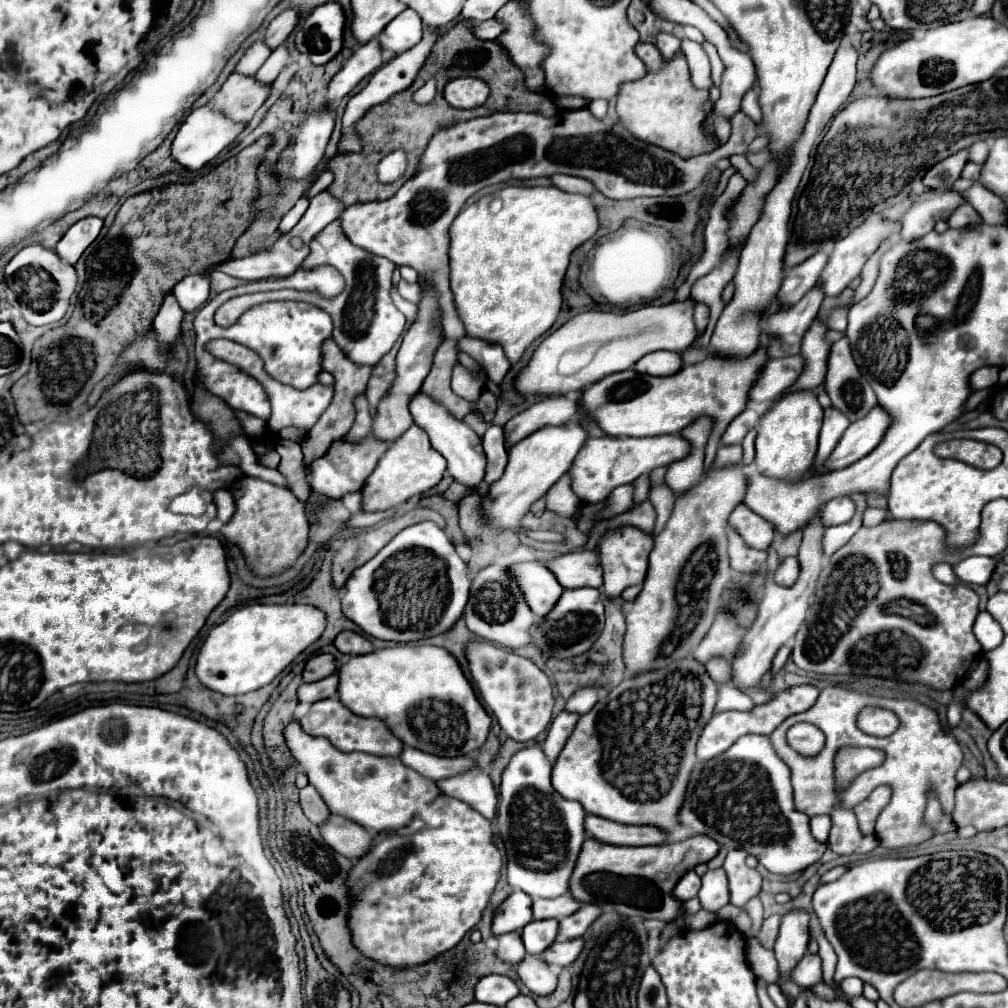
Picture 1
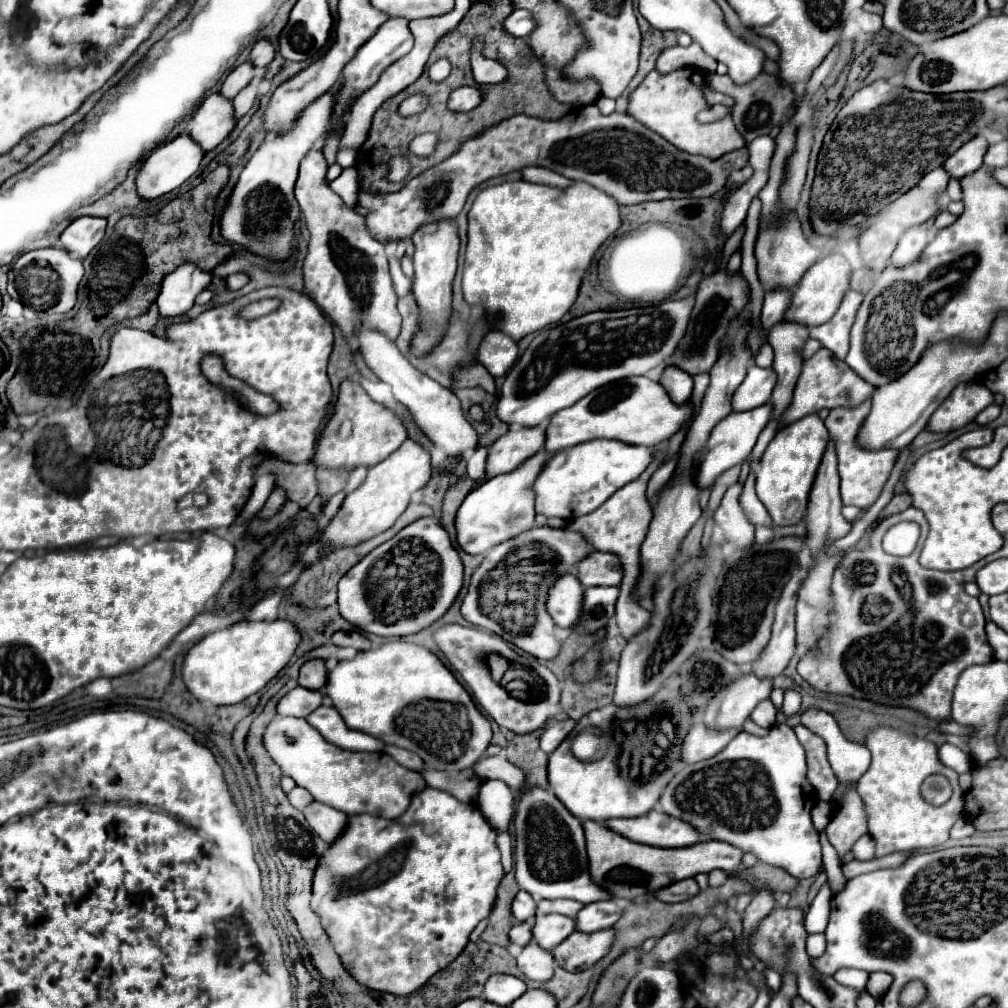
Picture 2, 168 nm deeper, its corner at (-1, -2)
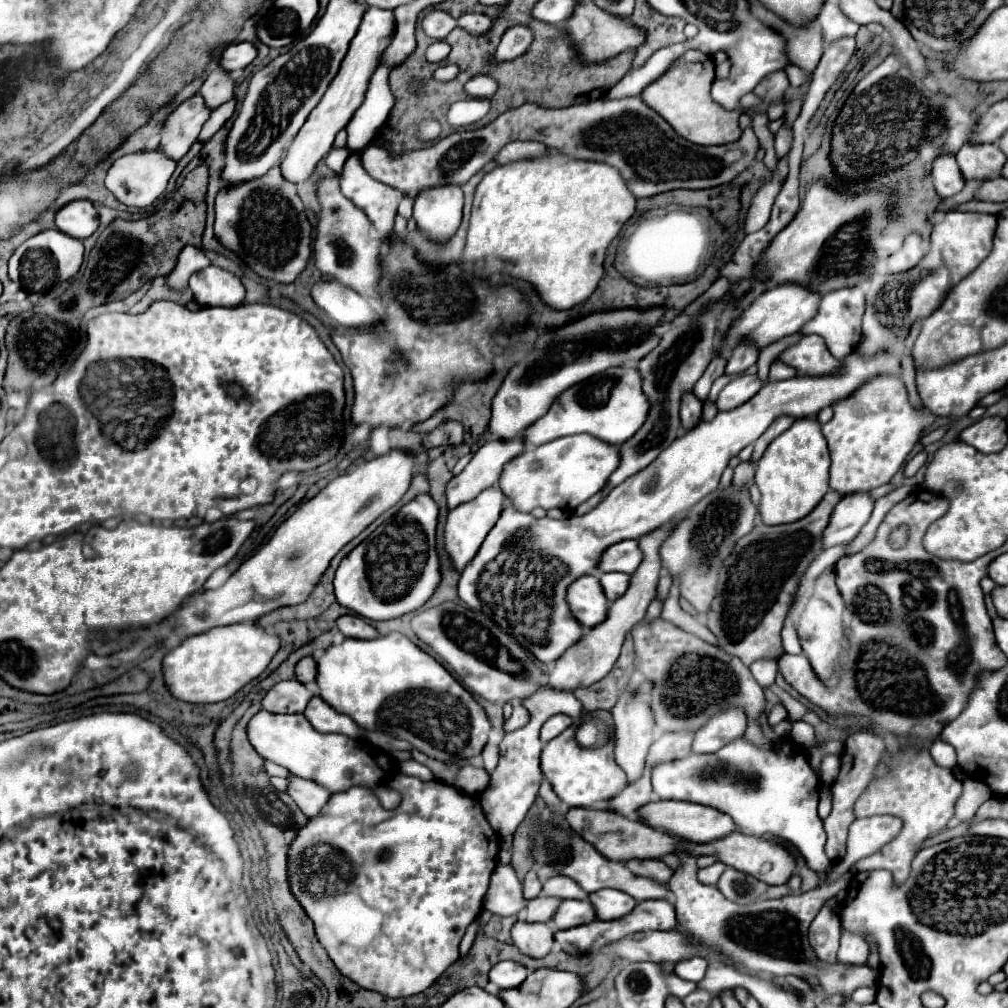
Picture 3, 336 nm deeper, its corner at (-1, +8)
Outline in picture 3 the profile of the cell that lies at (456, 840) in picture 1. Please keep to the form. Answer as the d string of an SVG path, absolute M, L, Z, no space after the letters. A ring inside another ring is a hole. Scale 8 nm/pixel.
M397 773L391 777L391 787L397 789L403 797L401 805L393 811L385 811L379 800L369 789L355 787L349 789L347 793L337 793L331 795L329 803L323 807L323 813L315 819L309 819L307 827L303 827L297 835L297 841L293 841L291 851L289 851L289 881L291 881L291 891L295 893L297 901L303 905L307 915L315 923L315 931L323 947L327 949L329 957L337 965L337 969L361 985L363 989L373 989L379 991L387 997L409 997L415 993L425 991L435 979L459 959L459 941L465 935L467 925L479 917L483 909L483 897L487 893L489 877L497 865L497 853L499 853L499 835L489 827L487 819L483 817L481 805L475 797L455 789L453 785L447 785L443 781L431 779L431 781L421 781L417 777L409 777L403 773Z

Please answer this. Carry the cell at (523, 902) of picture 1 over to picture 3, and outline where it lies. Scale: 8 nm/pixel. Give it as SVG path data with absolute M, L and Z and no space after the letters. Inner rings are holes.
M529 871L523 879L523 897L529 901L529 899L535 899L539 893L541 893L541 881L533 871Z

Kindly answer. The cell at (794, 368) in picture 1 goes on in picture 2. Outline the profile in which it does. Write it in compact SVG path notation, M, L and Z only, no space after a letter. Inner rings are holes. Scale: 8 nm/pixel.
M757 365L749 367L747 377L735 389L733 411L749 411L769 403L775 383L777 383L777 375L773 369L761 369Z

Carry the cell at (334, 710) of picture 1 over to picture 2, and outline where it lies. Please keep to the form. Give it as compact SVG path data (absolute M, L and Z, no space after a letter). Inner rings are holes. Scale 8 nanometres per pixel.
M321 705L319 709L315 709L309 717L307 723L311 727L315 727L323 739L327 739L329 743L347 749L347 751L373 751L379 753L385 743L363 733L363 731L353 731L345 725L345 721L341 719L341 715L335 711L335 707L331 705Z

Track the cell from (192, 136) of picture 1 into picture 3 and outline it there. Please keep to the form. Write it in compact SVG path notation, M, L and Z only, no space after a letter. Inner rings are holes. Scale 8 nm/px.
M159 149L153 151L137 151L125 157L119 157L117 161L113 161L105 185L107 189L127 207L147 207L151 205L167 187L173 171L177 169L177 161L171 159L169 155L161 153Z

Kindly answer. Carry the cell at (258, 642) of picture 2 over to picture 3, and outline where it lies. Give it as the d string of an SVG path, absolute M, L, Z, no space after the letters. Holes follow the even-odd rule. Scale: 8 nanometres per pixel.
M257 621L213 627L205 633L187 637L179 647L171 649L163 659L163 675L171 693L181 701L217 703L233 697L249 681L259 677L277 651L279 637L263 629Z

